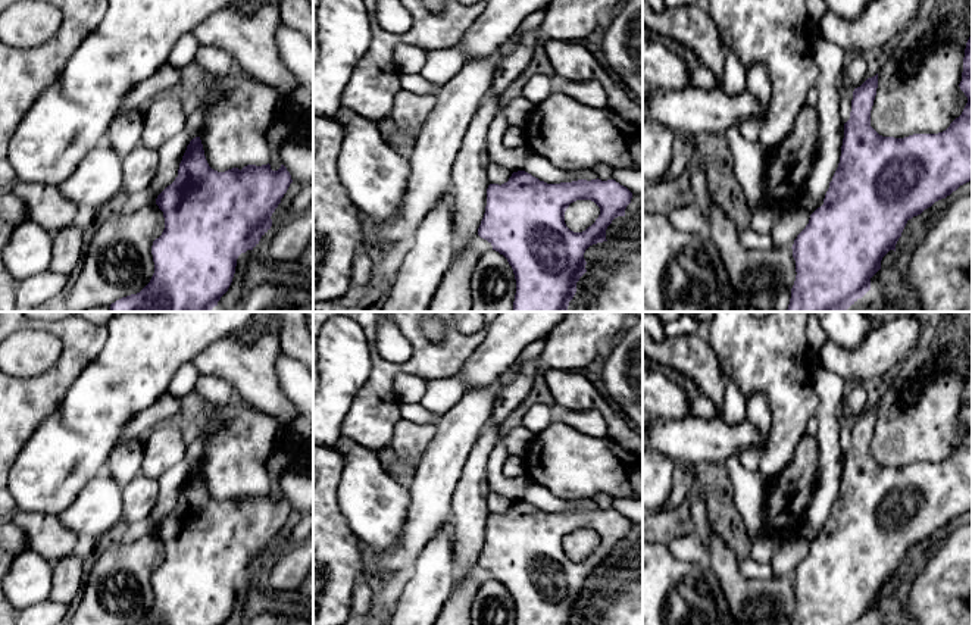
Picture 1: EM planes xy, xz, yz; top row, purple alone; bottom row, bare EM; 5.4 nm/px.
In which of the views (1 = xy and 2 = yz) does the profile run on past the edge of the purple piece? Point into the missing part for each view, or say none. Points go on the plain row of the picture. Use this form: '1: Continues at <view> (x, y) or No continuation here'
1: No continuation here
2: No continuation here

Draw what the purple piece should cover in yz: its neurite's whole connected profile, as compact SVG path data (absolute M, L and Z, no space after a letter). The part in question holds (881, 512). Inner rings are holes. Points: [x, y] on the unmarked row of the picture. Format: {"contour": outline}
{"contour": "M971 328L971 366L966 372L965 387L963 387L963 401L962 410L959 413L960 419L968 426L968 432L959 447L956 447L950 456L938 463L913 463L904 468L882 466L871 456L871 440L878 418L878 403L868 407L860 416L854 418L851 429L850 449L844 453L844 468L841 475L841 485L838 497L829 512L829 518L825 524L823 534L818 537L809 549L806 557L797 565L793 574L793 587L796 590L796 610L791 618L791 625L865 625L871 619L871 607L881 599L882 587L890 581L896 581L896 574L901 566L901 562L909 549L921 544L925 538L931 537L935 531L946 528L960 515L972 509L972 328Z"}

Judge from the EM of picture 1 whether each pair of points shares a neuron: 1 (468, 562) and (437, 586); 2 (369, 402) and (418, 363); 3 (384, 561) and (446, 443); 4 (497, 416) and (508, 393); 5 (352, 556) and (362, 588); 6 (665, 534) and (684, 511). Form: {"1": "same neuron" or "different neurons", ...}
{"1": "different neurons", "2": "same neuron", "3": "same neuron", "4": "same neuron", "5": "different neurons", "6": "same neuron"}

